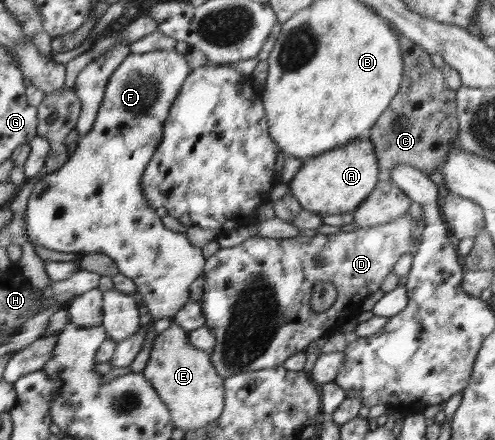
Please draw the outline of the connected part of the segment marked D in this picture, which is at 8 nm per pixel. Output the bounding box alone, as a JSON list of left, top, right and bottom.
[202,212,425,378]

